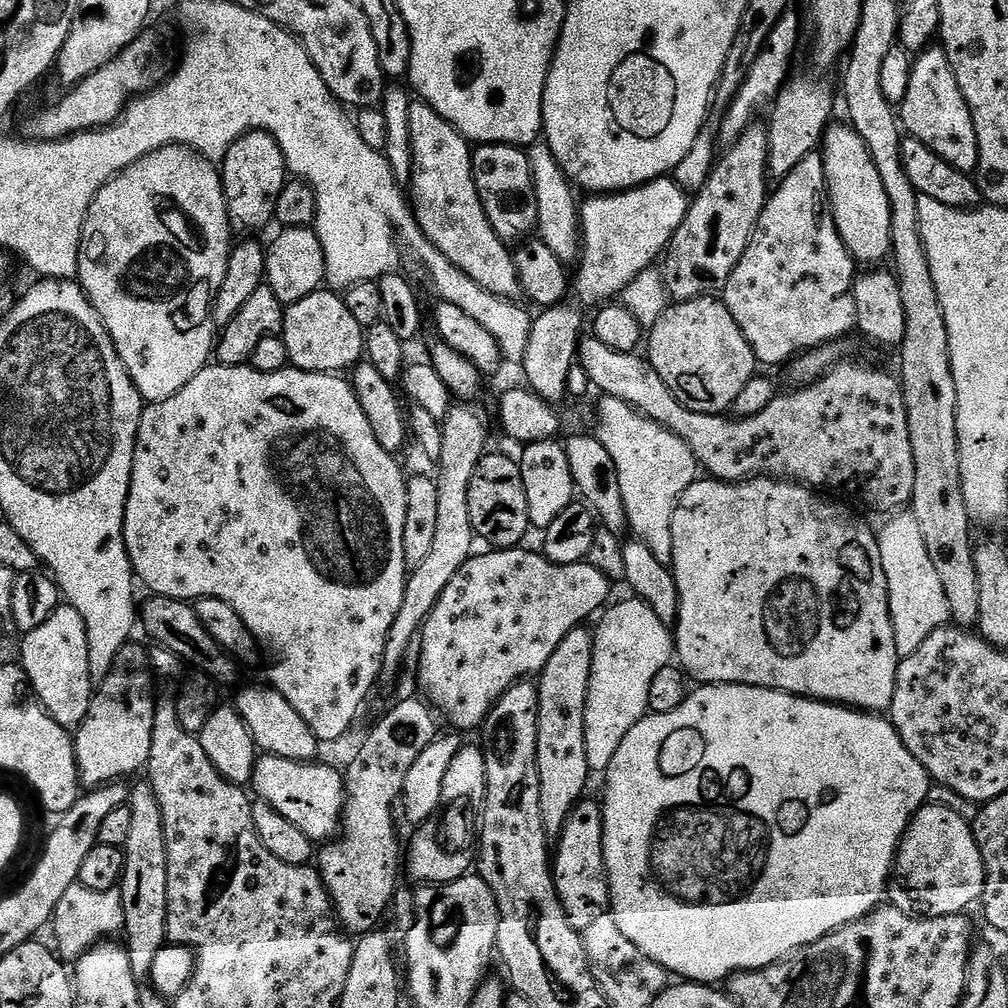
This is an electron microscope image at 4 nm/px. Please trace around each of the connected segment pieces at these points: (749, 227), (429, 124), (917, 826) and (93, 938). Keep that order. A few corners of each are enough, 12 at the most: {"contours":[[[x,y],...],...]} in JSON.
{"contours":[[[767,127],[719,157],[672,239],[673,301],[709,295],[770,199]],[[410,106],[410,208],[478,286],[522,289],[482,206],[473,145]],[[925,803],[894,865],[891,903],[958,916],[984,895],[972,824]],[[116,888],[62,894],[54,948],[75,962],[124,931]]]}

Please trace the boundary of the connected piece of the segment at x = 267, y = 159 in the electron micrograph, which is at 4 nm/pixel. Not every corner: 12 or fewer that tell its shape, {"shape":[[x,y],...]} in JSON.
{"shape":[[248,132],[224,155],[237,233],[275,221],[290,179],[271,132]]}

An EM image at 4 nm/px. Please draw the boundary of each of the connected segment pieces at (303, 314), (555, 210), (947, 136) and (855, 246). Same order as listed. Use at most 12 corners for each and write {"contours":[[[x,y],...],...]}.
{"contours":[[[335,291],[287,305],[293,368],[340,374],[366,352],[366,328]],[[547,142],[527,149],[538,240],[563,262],[582,251],[580,204]],[[943,47],[917,55],[905,133],[975,173],[978,134]],[[856,129],[822,145],[828,200],[857,265],[893,255],[892,211]]]}

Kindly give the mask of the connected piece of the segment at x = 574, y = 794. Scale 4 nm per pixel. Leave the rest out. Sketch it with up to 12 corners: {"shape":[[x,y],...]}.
{"shape":[[594,632],[538,673],[538,802],[559,837],[585,799]]}

